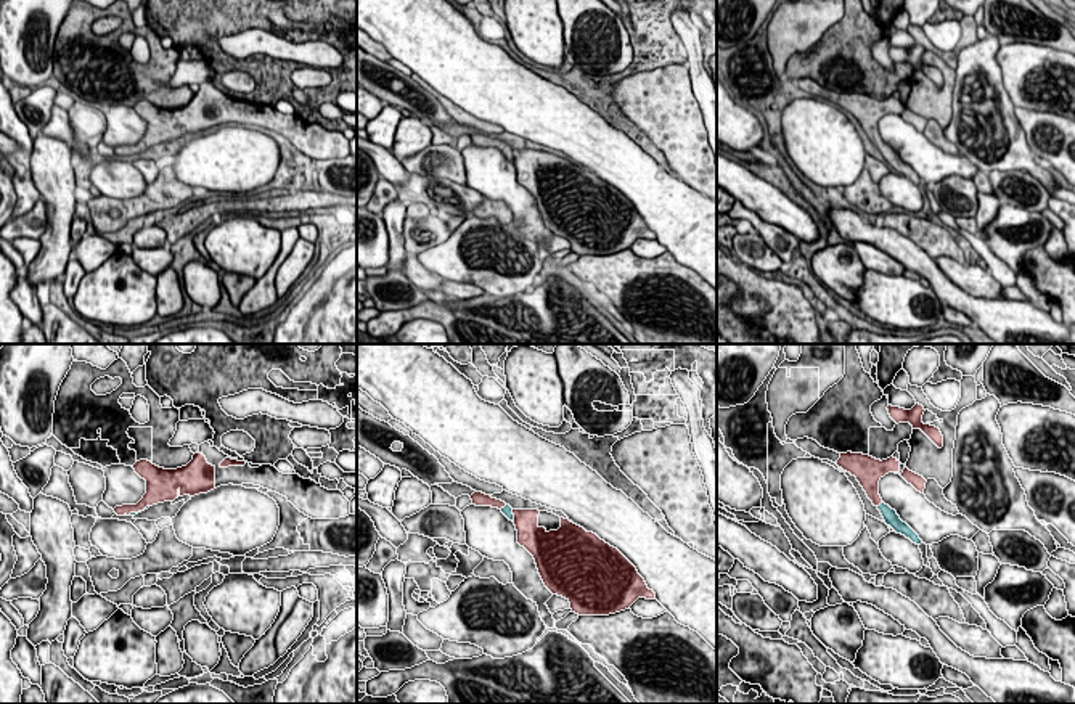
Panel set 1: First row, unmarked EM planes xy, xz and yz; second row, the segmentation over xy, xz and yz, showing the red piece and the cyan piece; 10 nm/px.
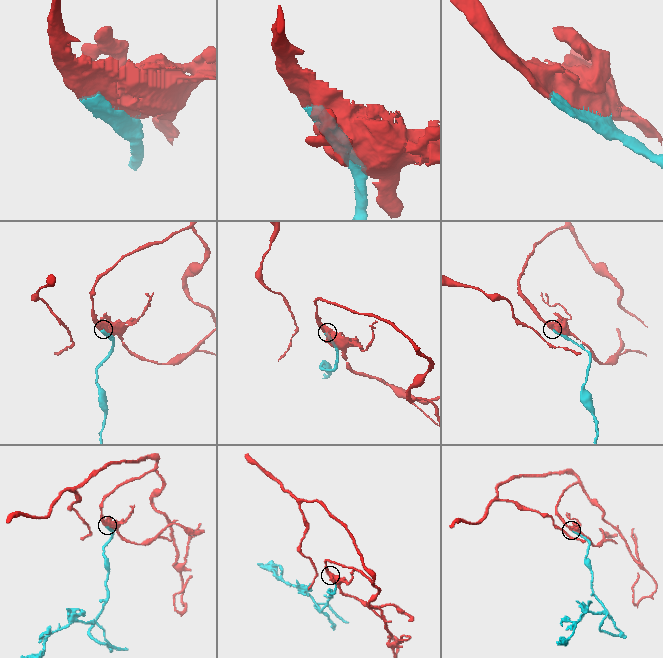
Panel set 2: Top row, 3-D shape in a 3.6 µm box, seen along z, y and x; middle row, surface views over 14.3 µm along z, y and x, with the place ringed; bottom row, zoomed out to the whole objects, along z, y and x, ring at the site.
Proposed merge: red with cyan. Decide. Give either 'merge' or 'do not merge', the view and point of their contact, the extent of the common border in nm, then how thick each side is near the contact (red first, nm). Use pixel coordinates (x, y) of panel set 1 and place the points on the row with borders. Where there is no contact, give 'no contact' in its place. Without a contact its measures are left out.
merge; meets red in xy at (135, 511); contact 280 nm long; 170 nm thick on the red side, 30 nm on the other

